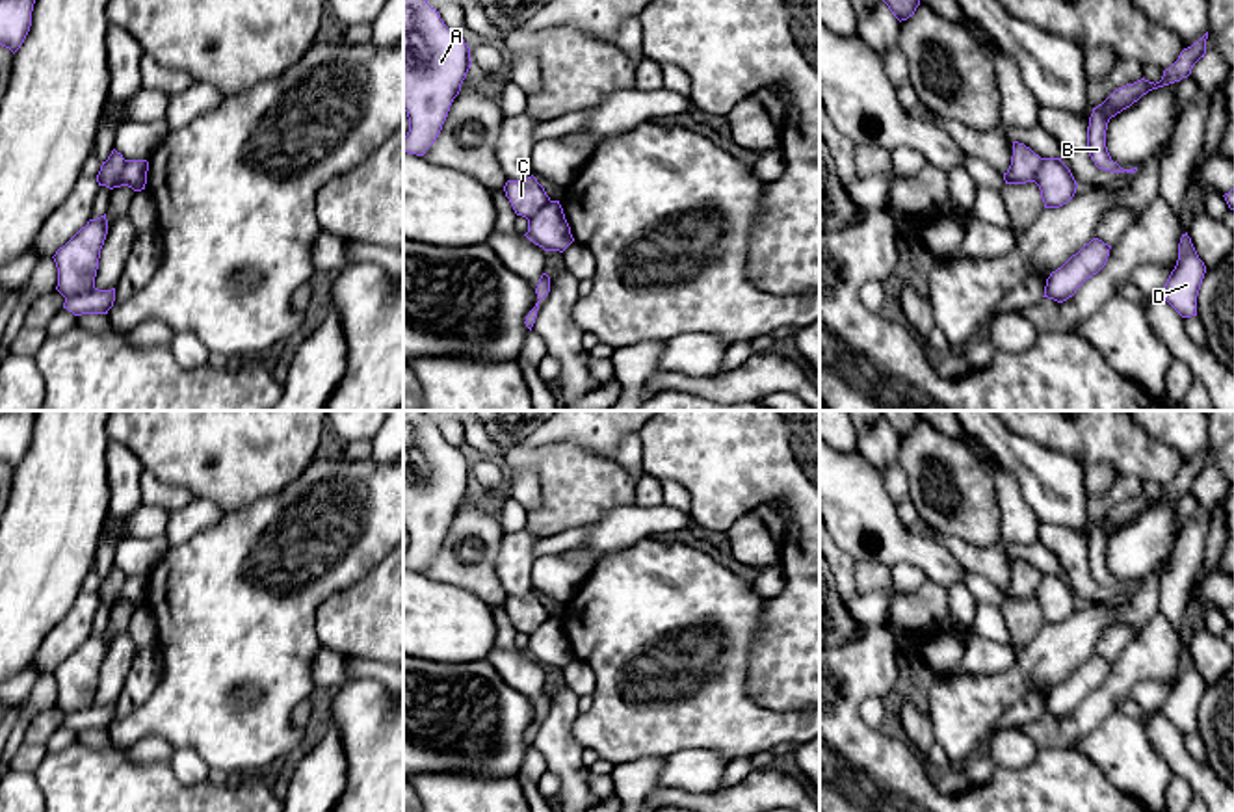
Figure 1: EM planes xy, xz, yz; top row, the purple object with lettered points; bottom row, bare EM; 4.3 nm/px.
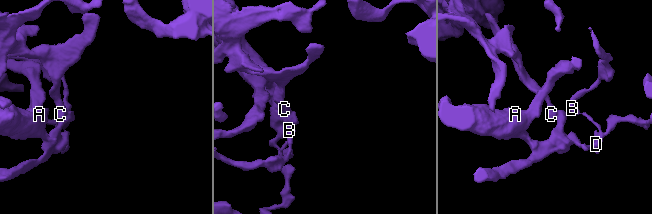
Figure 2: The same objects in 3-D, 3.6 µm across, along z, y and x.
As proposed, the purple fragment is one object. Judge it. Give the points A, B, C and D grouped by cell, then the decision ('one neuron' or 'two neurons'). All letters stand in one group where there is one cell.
groups A B D / C; two neurons

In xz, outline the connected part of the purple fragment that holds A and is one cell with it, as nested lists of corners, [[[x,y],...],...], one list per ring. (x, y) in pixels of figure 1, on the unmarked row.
[[[403,411],[405,569],[424,572],[435,559],[470,481],[468,461],[427,420],[427,411]]]

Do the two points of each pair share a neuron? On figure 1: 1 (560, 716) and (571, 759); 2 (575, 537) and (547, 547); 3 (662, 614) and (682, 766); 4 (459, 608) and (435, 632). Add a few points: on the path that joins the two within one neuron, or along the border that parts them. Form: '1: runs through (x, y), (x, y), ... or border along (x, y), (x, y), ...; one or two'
1: runs through (560, 727), (560, 747); one
2: runs through (567, 539), (554, 545); one
3: border along (723, 755), (712, 749), (677, 749), (666, 759); two
4: runs through (454, 614), (441, 627); one

